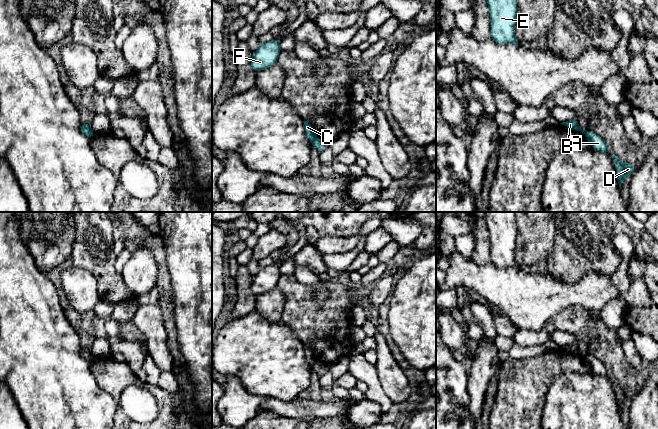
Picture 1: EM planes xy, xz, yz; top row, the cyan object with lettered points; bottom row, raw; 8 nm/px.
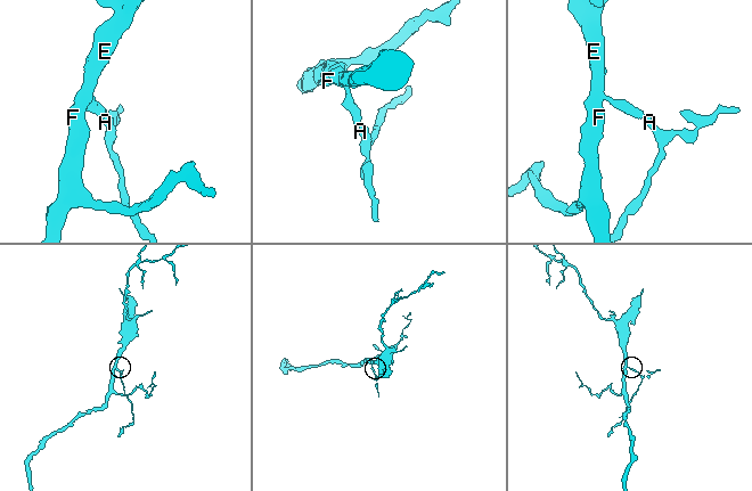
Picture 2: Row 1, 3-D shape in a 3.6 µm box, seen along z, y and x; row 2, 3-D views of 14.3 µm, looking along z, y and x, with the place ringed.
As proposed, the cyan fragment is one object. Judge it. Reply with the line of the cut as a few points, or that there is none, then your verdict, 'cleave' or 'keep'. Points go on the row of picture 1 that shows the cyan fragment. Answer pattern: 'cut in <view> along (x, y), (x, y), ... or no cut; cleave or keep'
cut in xz along (316, 137), (312, 142); cleave

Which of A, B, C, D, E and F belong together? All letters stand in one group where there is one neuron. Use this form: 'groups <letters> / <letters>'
groups A D / B C E F

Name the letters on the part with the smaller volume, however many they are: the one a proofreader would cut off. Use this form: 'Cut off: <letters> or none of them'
Cut off: A, D

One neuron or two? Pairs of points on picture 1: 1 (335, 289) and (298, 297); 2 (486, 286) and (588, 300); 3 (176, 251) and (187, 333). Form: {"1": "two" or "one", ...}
{"1": "one", "2": "one", "3": "one"}

